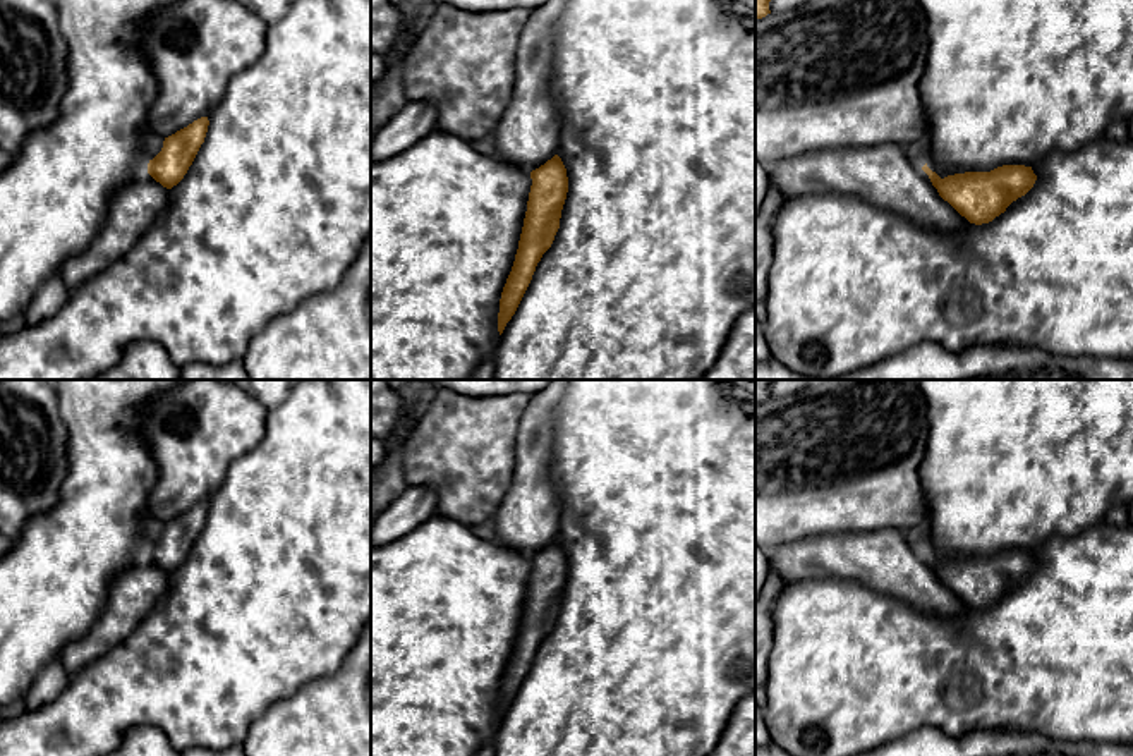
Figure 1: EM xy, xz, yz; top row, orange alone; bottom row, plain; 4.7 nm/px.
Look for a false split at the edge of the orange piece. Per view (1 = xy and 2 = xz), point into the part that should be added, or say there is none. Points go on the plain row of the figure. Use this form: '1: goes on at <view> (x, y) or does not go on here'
1: does not go on here
2: does not go on here

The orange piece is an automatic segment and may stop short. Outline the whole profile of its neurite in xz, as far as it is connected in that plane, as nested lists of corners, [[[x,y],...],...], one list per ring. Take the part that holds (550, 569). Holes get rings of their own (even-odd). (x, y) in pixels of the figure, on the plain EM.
[[[558,540],[532,555],[530,564],[532,570],[518,634],[500,684],[500,720],[515,699],[537,648],[554,625],[568,577],[566,553]]]

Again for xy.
[[[201,502],[165,522],[161,536],[148,548],[148,558],[167,574],[177,570],[204,527],[208,510],[208,502]]]

